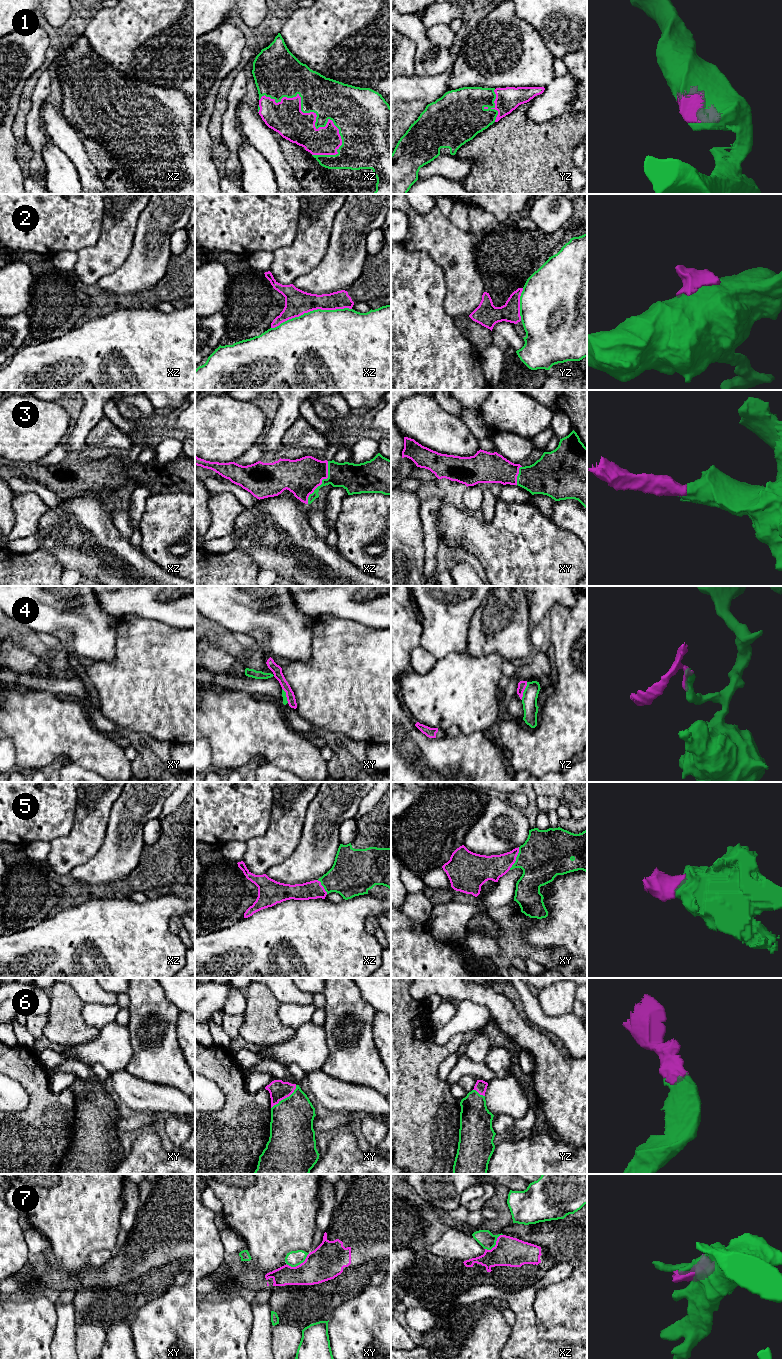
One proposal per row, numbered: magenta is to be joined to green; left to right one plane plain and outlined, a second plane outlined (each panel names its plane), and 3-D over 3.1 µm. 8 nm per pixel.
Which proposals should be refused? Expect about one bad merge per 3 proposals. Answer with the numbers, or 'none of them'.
2, 4, 7

